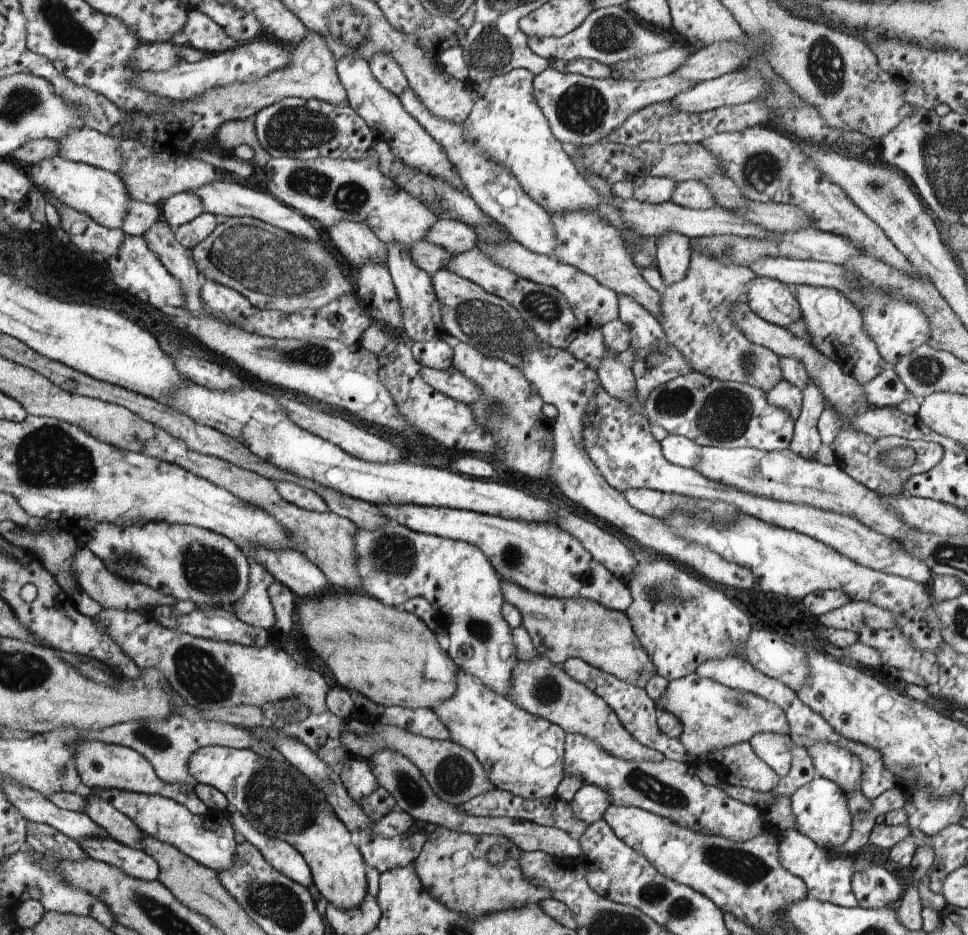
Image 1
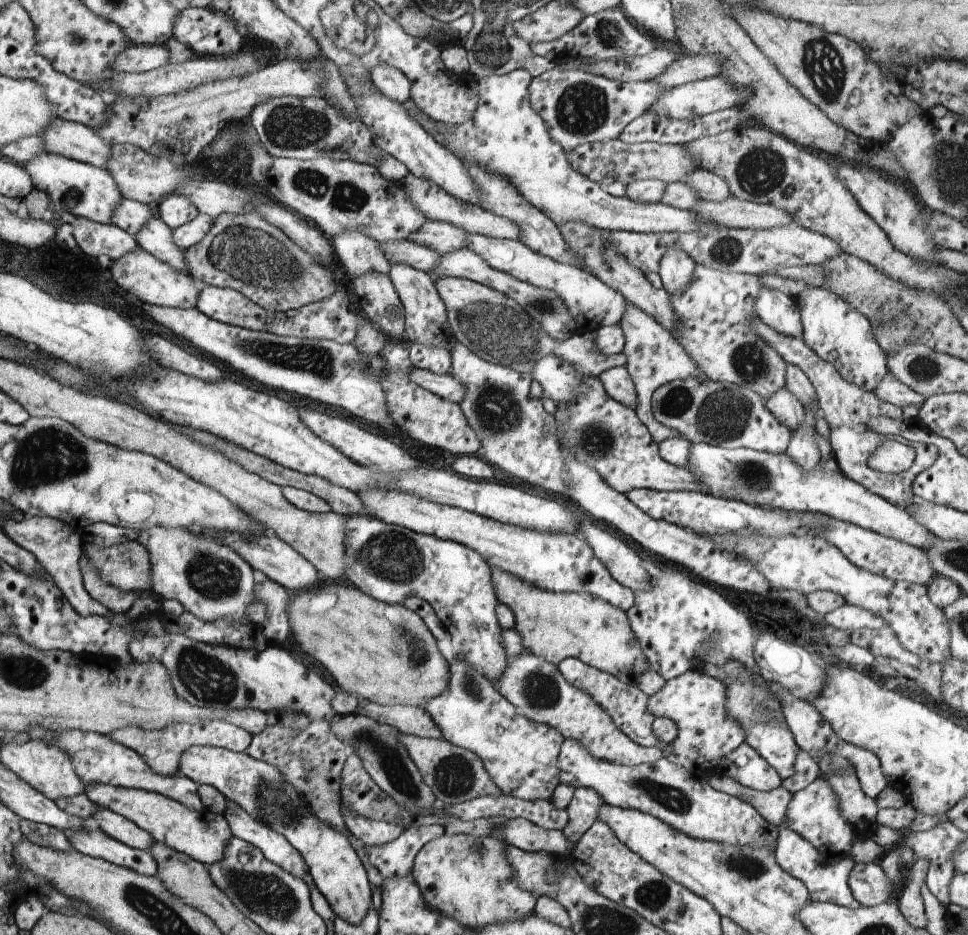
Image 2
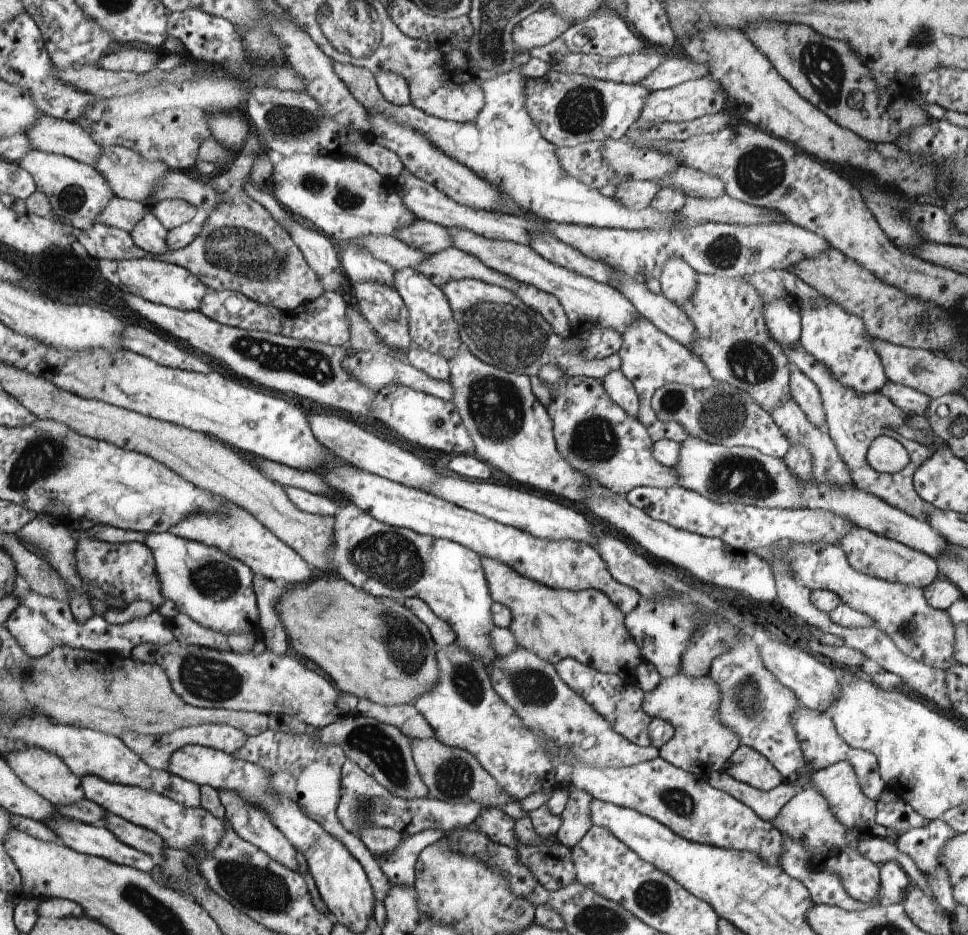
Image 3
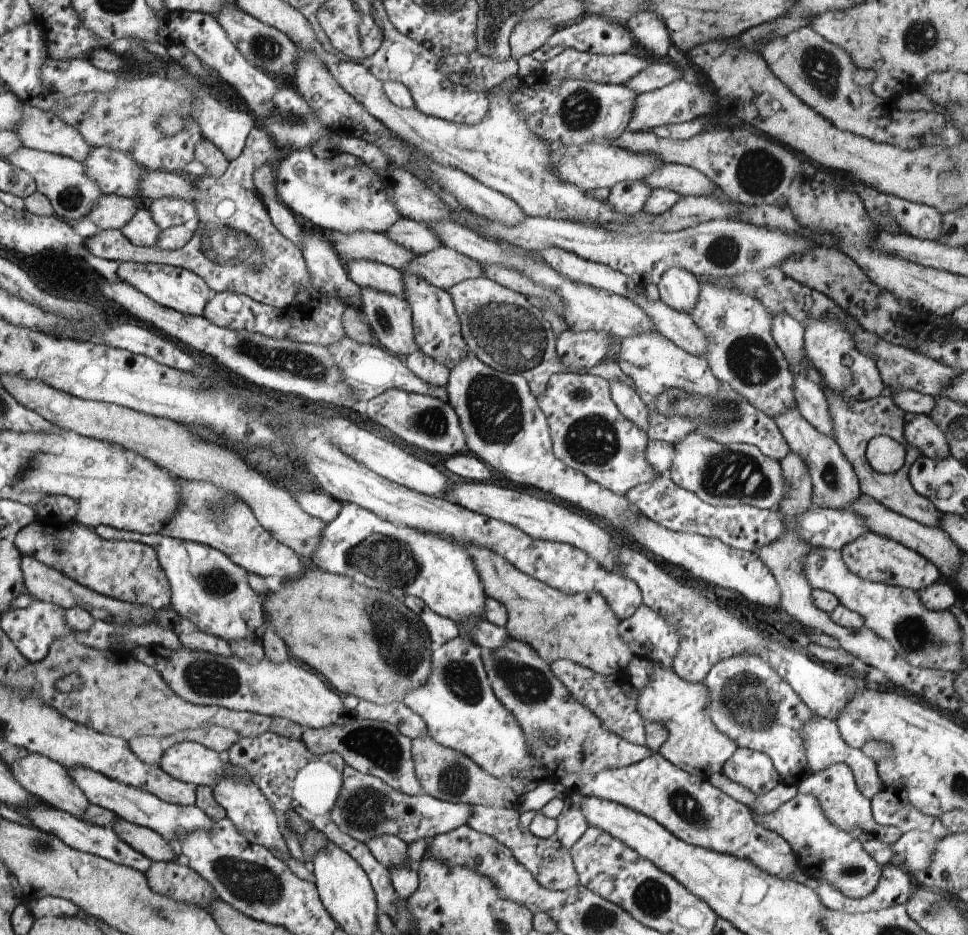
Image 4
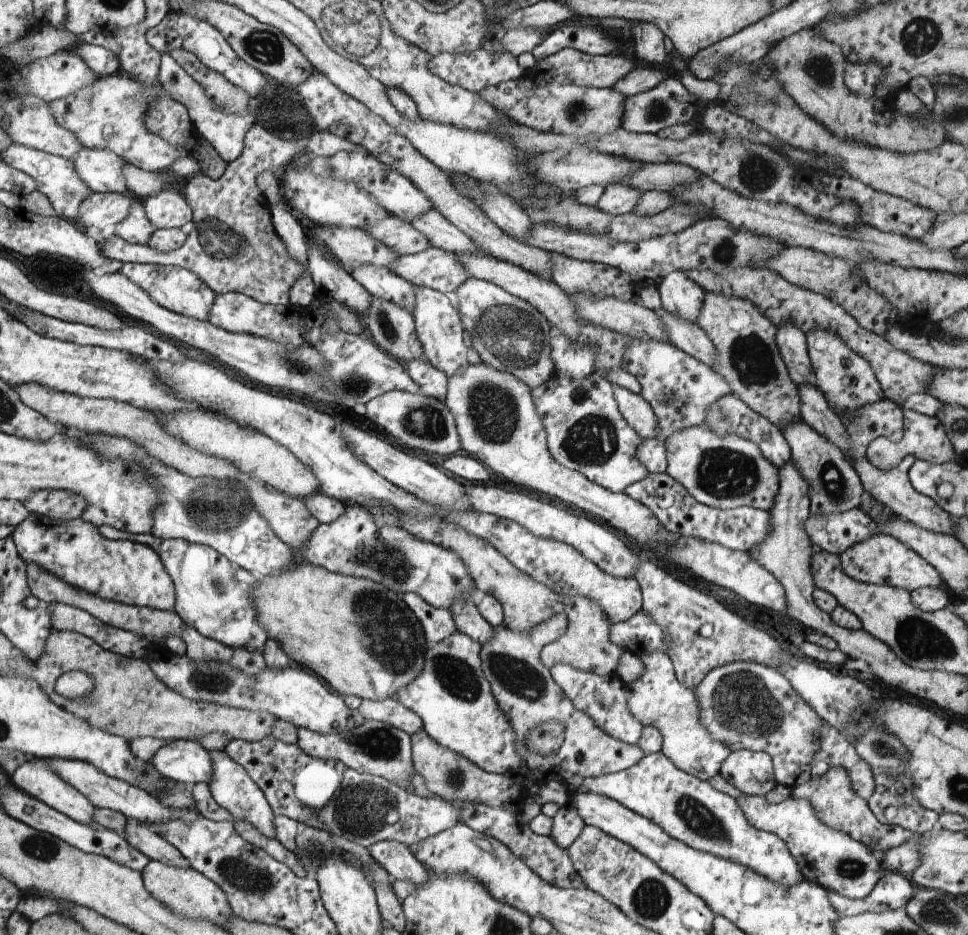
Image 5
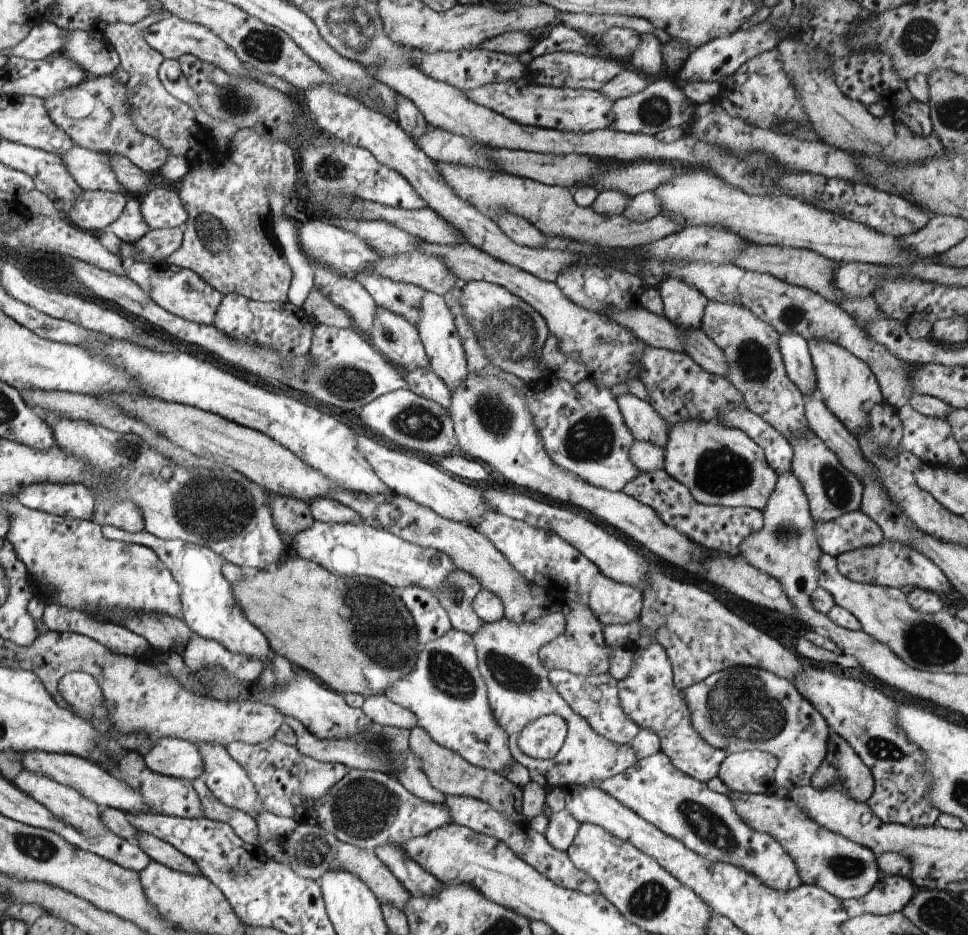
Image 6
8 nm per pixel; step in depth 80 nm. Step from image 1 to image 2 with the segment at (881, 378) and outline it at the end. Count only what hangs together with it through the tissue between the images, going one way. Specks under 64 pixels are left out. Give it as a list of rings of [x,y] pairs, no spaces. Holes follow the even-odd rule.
[[[889,372],[883,376],[883,380],[881,380],[871,392],[873,392],[881,402],[887,402],[887,404],[891,404],[899,409],[909,406],[909,404],[913,404],[913,406],[917,406],[917,409],[919,409],[925,400],[921,394],[913,392],[911,388],[899,382],[899,380],[897,380],[895,376],[891,376]]]

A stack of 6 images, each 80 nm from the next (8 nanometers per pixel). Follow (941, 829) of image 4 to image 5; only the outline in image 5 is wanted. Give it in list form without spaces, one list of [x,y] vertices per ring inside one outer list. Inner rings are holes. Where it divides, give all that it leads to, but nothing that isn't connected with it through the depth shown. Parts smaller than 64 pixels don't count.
[[[916,834],[900,846],[889,848],[883,854],[881,867],[884,870],[899,872],[905,879],[910,880],[911,875],[919,864],[919,843],[916,841]]]

